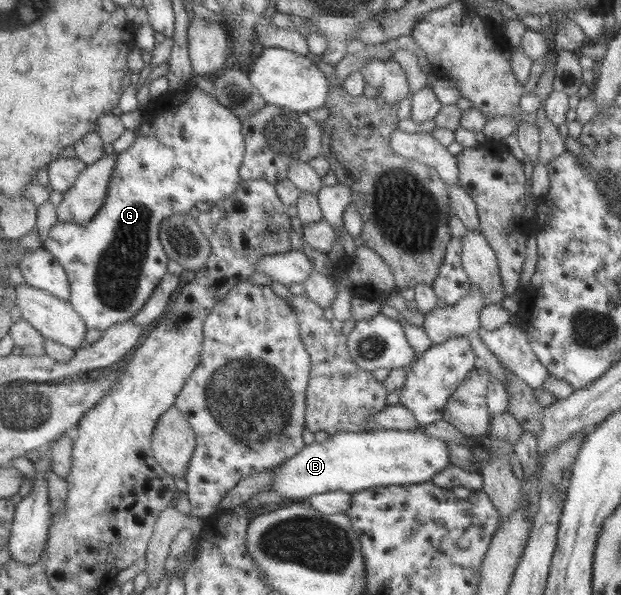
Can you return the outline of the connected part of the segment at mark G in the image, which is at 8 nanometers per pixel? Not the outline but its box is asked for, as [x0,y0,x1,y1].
[43,82,245,333]

